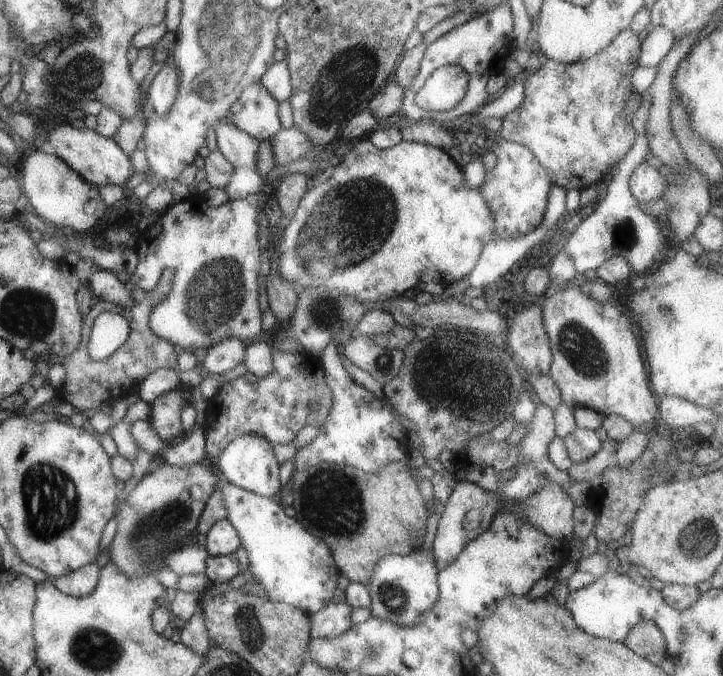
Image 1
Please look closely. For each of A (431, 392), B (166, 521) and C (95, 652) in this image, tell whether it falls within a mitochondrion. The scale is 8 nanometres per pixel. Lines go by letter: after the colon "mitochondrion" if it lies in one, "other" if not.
A: mitochondrion
B: mitochondrion
C: mitochondrion

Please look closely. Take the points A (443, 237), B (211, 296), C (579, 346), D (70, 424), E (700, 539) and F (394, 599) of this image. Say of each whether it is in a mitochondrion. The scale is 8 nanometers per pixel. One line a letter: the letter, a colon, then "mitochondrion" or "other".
A: other
B: mitochondrion
C: mitochondrion
D: other
E: mitochondrion
F: mitochondrion

